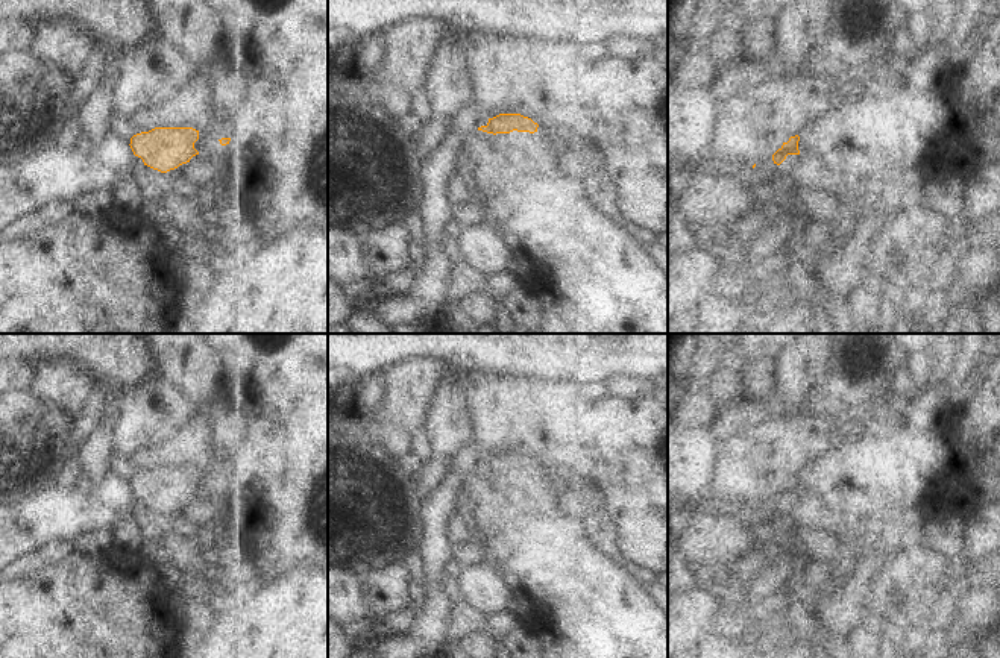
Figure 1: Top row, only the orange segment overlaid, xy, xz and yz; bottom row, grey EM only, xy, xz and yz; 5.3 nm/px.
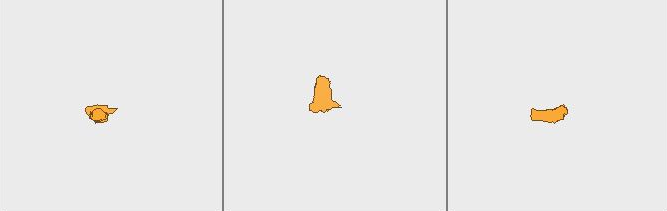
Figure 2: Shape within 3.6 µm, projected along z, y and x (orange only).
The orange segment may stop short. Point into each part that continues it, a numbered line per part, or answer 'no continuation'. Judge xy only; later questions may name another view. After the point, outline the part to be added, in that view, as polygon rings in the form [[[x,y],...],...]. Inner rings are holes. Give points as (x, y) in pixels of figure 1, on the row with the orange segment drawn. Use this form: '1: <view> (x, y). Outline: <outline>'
1: xy (208, 141). Outline: [[[222,129],[199,130],[199,139],[194,143],[194,149],[199,153],[220,153],[222,138],[231,138],[231,130]]]

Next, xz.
1: xz (559, 214). Outline: [[[563,123],[539,124],[534,133],[513,130],[510,133],[489,133],[486,150],[475,152],[475,176],[481,186],[486,202],[498,220],[510,230],[522,249],[537,262],[543,290],[557,314],[552,326],[542,334],[668,334],[668,274],[660,268],[653,255],[642,246],[642,235],[628,227],[612,209],[607,197],[602,194],[599,173],[593,168],[590,156],[584,155],[575,164],[571,156],[574,135],[571,126]]]

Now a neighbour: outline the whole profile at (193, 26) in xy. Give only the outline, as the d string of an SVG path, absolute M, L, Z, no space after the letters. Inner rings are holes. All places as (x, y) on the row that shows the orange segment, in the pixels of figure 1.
M147 0L159 38L173 42L181 53L202 71L209 73L212 82L226 86L228 58L222 55L222 30L217 11L206 0Z

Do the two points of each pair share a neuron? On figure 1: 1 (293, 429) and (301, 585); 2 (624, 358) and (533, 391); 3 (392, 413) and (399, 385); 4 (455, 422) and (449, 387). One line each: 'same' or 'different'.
1: different
2: same
3: same
4: same

